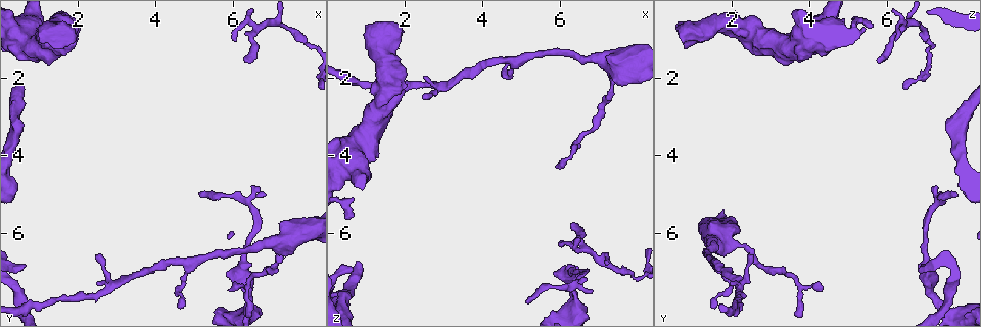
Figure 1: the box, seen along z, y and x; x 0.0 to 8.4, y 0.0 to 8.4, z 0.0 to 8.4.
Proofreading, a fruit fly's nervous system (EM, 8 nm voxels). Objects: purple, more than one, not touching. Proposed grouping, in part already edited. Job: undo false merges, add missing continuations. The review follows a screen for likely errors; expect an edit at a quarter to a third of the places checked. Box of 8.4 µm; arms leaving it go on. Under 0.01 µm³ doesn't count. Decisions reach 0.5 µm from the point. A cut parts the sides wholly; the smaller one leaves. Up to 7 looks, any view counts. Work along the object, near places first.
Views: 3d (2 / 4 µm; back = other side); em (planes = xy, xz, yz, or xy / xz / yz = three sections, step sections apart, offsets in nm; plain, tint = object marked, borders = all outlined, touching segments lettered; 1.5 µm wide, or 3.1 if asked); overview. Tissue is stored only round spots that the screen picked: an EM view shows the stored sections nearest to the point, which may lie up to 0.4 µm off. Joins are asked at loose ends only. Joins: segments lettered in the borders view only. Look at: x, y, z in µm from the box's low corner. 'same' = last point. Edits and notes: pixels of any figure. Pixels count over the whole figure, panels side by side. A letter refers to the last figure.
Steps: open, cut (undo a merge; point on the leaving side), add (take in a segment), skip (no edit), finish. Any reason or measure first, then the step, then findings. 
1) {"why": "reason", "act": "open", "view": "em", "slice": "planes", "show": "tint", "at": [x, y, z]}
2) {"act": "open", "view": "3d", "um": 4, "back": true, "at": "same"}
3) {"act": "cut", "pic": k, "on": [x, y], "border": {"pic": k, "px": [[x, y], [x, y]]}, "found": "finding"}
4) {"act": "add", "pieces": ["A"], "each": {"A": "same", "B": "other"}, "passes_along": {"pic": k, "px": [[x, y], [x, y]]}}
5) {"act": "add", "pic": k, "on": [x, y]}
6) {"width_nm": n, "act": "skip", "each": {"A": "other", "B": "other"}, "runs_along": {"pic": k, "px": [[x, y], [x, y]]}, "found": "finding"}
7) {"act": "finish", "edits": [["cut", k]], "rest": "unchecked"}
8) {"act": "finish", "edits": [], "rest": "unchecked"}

{"why": "branch stops here", "act": "open", "view": "3d", "um": 2, "at": [5.90, 7.50, 4.25]}

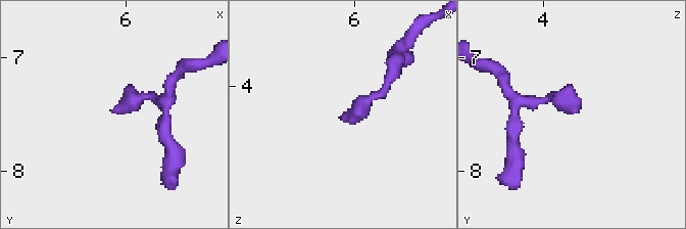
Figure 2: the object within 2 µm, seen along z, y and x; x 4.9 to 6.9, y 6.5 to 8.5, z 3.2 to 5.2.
{"act": "open", "view": "em", "slice": "planes", "show": "borders", "at": [5.88, 7.44, 4.30]}

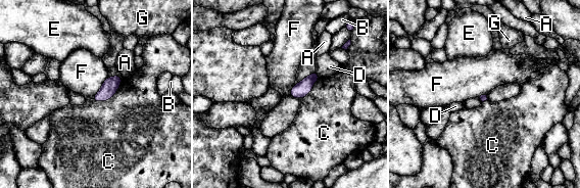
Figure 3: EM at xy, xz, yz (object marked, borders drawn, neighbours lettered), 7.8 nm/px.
{"act": "skip", "each": {"A": "other", "B": "other", "C": "other", "D": "other", "E": "other", "F": "other", "G": "other"}, "border": {"pic": 3, "px": [[108, 77], [91, 98]]}, "found": "none of them fits"}

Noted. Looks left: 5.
{"why": "tapers out", "act": "open", "view": "3d", "um": 2, "at": [4.65, 7.90, 1.45]}

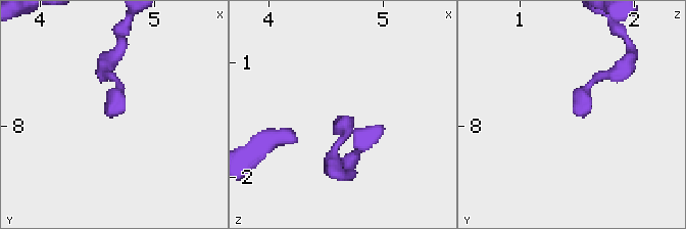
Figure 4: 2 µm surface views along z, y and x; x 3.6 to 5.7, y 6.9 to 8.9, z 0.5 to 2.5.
{"why": "need the tissue", "act": "open", "view": "em", "slice": "xz", "step": 8, "show": "borders", "at": [4.64, 7.90, 1.46]}

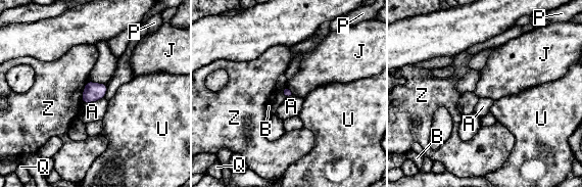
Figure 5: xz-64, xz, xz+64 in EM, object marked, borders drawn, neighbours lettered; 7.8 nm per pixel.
{"longest_contact_nm": ["Z", 190], "act": "skip", "each": {"A": "other", "B": "other", "J": "other", "P": "other", "Q": "other", "U": "other", "Z": "other"}, "border": {"pic": 5, "px": [[285, 85], [295, 95]]}, "found": "no lettered segment goes on from it"}

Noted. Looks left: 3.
{"why": "free end", "act": "open", "view": "3d", "um": 4, "at": [2.45, 6.55, 2.50]}

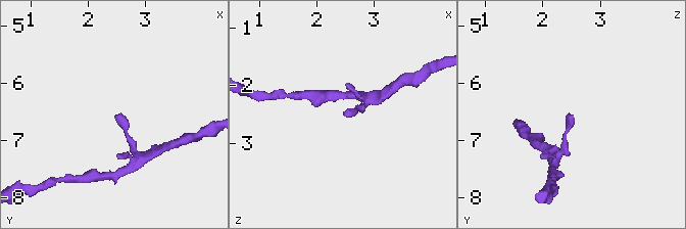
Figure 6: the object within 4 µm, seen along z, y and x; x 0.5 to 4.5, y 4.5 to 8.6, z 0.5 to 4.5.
{"act": "open", "view": "em", "slice": "planes", "show": "borders", "at": [2.50, 6.60, 2.55]}

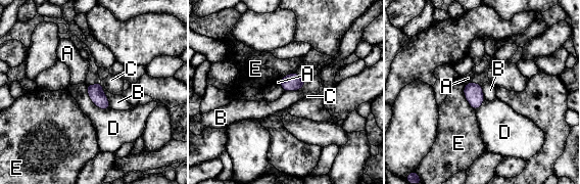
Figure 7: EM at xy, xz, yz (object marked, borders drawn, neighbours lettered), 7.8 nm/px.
{"act": "skip", "each": {"A": "other", "B": "other", "C": "other", "D": "other", "E": "other"}, "border": {"pic": 7, "px": [[102, 86], [110, 107]]}, "found": "none of them fits"}

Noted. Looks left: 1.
{"act": "finish", "edits": [], "rest": "unchecked"}

